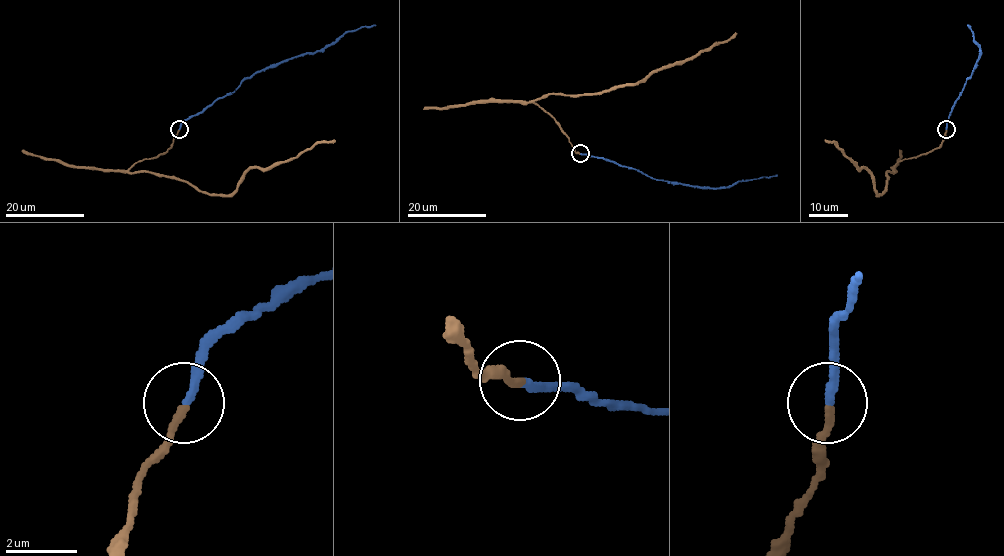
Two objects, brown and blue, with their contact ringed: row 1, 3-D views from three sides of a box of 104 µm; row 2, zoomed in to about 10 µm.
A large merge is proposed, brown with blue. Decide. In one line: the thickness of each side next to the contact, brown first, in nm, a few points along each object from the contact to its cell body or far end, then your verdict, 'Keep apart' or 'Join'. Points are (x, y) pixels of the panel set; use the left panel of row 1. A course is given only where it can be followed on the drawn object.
Thickness 240 nm (brown) against 260 nm. Course of brown: (179, 130), (170, 147), (129, 172), (230, 195), (250, 168), (269, 168), (335, 141). Course of blue: (179, 129), (183, 121), (234, 92), (246, 77), (289, 59), (321, 51), (346, 32), (376, 25). Join

